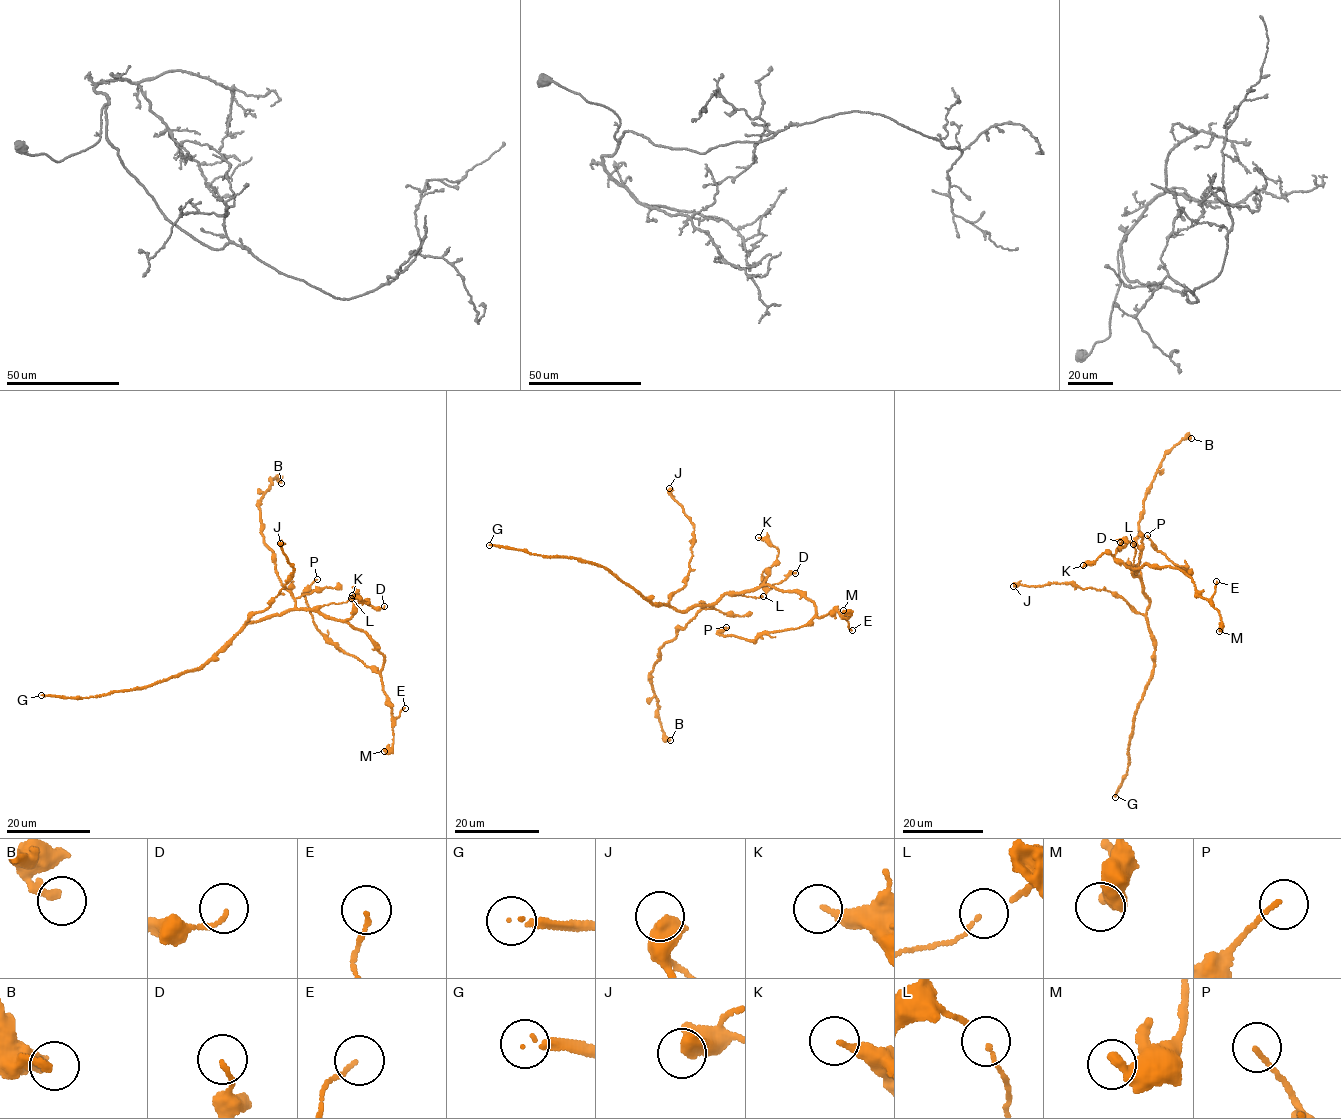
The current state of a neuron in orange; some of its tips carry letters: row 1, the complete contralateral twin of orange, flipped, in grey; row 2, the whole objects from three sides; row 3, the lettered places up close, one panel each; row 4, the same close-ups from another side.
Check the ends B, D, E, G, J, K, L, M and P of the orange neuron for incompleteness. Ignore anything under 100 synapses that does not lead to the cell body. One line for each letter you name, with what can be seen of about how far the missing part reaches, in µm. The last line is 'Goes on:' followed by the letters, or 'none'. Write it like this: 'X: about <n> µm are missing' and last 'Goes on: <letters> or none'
G: about 300 µm are missing
Goes on: G

